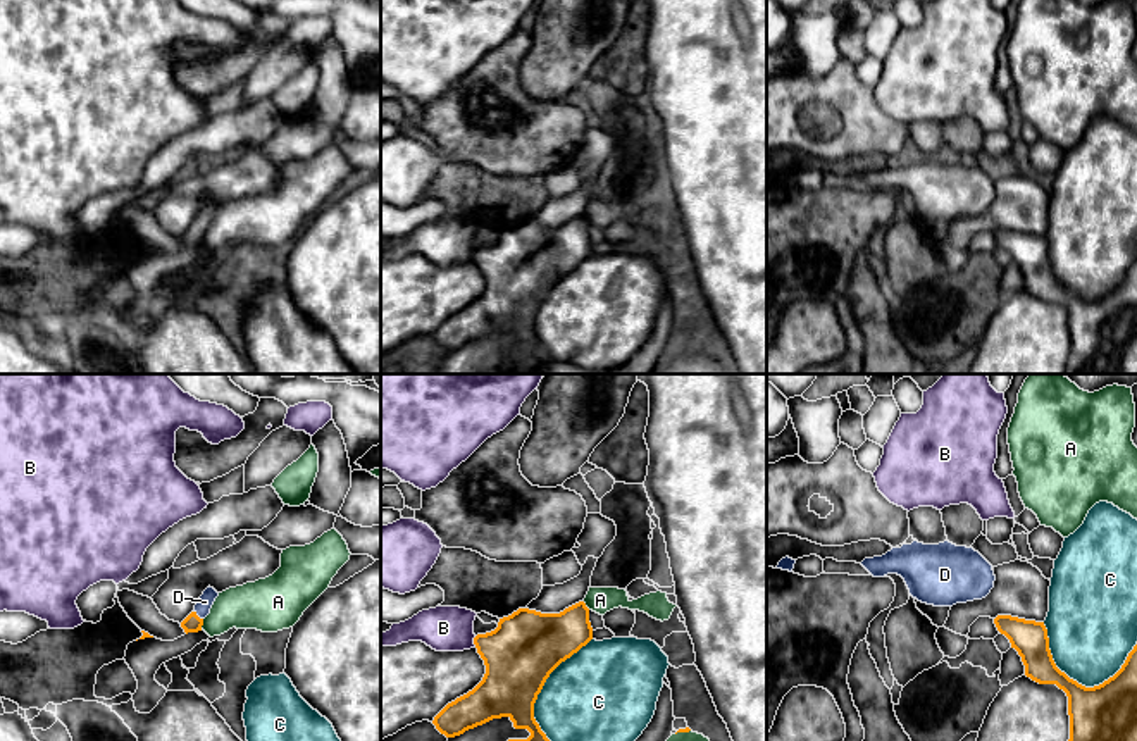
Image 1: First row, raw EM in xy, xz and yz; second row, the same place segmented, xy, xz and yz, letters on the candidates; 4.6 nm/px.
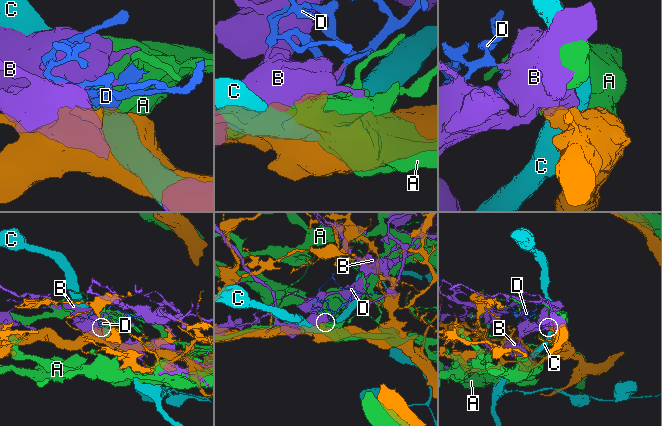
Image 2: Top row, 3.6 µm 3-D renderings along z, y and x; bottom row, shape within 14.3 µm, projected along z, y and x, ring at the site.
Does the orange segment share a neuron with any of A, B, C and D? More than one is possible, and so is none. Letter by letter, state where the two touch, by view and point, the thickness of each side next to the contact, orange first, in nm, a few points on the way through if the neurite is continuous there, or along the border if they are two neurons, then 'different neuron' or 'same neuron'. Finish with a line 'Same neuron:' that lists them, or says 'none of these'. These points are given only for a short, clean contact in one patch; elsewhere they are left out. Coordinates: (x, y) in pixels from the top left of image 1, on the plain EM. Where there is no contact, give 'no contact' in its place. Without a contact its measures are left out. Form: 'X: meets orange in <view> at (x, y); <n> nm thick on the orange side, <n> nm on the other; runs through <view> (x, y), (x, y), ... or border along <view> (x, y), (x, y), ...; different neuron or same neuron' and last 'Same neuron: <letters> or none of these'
A: meets orange in xy at (202, 238); 80 nm thick on the orange side, 220 nm on the other; different neuron
B: meets orange in xz at (474, 255); 340 nm thick on the orange side, 200 nm on the other; different neuron
C: meets orange in xz at (533, 331); 300 nm thick on the orange side, 420 nm on the other; different neuron
D: meets orange in xy at (197, 230); 80 nm thick on the orange side, 70 nm on the other; runs through xy (192, 236), (197, 230), (205, 216); same neuron
Same neuron: D

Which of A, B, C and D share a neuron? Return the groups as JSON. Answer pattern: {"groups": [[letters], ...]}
{"groups": [["A"], ["B"], ["C"], ["D"]]}

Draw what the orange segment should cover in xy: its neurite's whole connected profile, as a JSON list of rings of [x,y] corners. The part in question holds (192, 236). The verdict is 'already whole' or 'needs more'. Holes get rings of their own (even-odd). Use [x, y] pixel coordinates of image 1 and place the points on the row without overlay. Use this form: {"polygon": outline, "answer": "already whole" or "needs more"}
{"polygon": [[[210,200],[203,205],[195,219],[195,224],[181,236],[186,248],[202,245],[203,233],[210,227],[217,210],[219,207]]], "answer": "needs more"}

